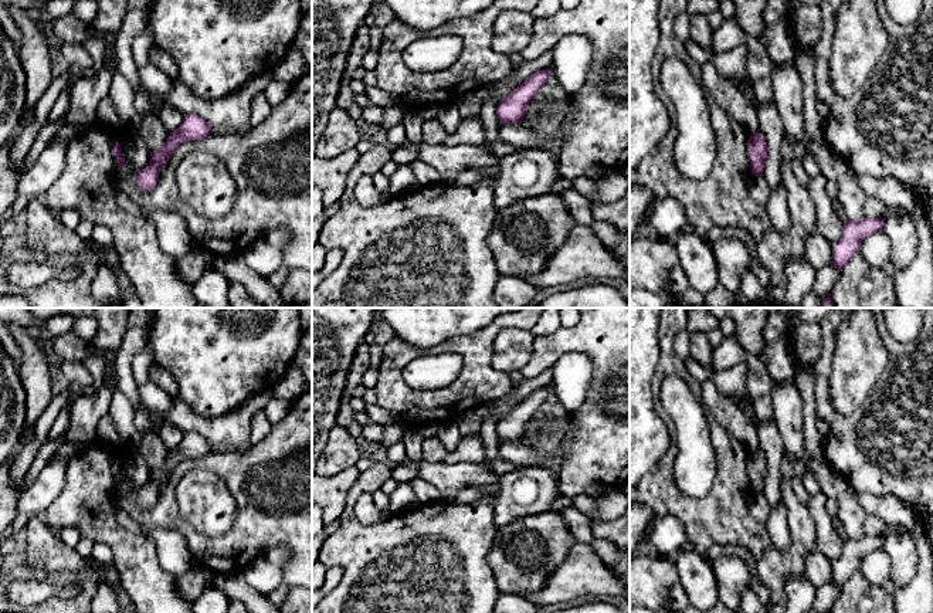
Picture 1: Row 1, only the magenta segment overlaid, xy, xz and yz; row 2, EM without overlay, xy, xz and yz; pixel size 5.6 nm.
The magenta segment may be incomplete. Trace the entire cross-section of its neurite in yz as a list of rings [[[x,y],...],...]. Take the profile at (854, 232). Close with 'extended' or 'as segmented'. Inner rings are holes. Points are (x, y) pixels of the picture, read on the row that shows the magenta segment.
[[[865,217],[864,220],[844,219],[841,238],[832,244],[831,267],[844,268],[855,253],[859,251],[862,241],[872,233],[882,230],[885,219]]]; as segmented

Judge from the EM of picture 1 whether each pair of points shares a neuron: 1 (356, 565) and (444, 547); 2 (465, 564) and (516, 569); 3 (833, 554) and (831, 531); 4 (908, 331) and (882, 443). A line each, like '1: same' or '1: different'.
1: same
2: different
3: same
4: different

